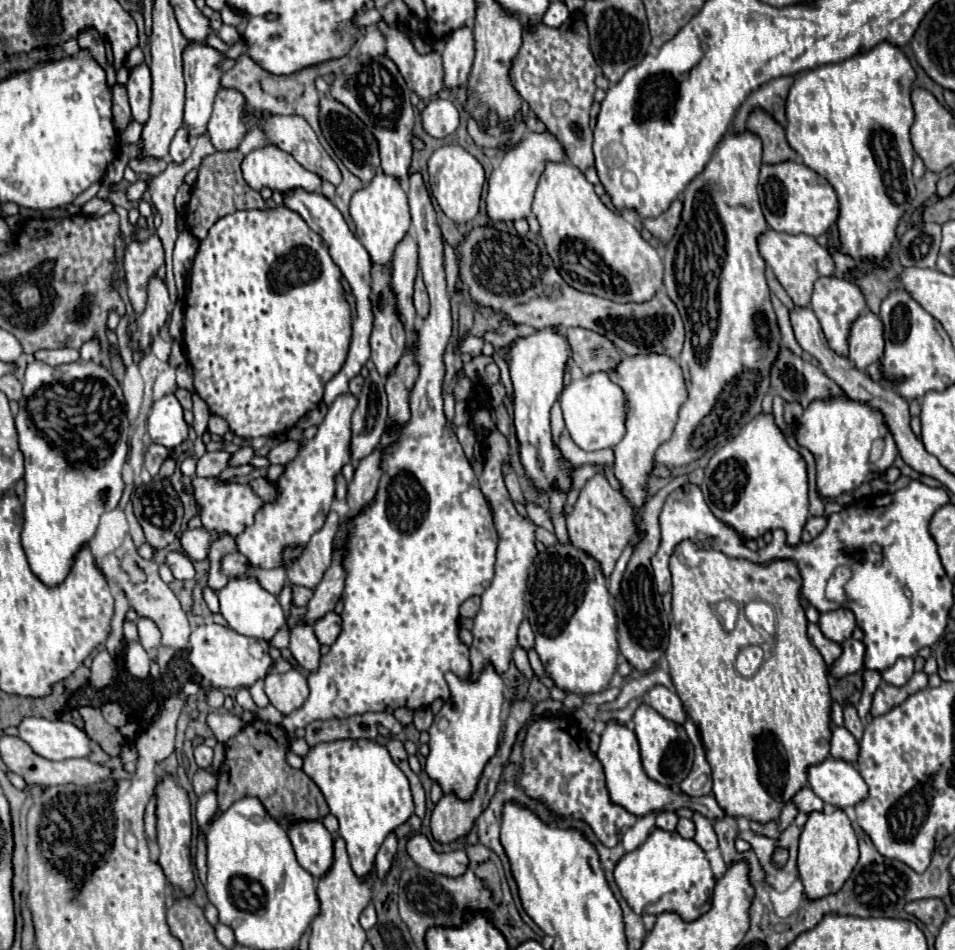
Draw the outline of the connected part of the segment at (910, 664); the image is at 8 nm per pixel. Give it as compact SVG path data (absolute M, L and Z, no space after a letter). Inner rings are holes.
M898 658L894 666L880 672L882 680L892 686L904 686L914 672L914 660L912 658Z

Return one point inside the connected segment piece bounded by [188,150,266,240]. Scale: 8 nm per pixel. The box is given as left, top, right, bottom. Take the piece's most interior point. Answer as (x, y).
(220, 189)

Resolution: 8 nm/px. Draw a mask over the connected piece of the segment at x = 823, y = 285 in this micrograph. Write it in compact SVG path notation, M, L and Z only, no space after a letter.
M820 276L814 282L814 290L812 290L812 298L810 298L810 308L814 310L822 332L826 336L826 342L830 346L830 350L834 350L840 356L848 356L848 334L852 324L856 322L856 318L866 310L866 300L862 290L844 278L838 276Z

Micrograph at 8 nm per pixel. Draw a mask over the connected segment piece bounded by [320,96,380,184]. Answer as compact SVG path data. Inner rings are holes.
M322 96L320 98L320 128L322 128L326 142L332 146L334 154L342 160L342 164L354 176L358 176L364 184L368 184L368 180L372 180L372 176L380 168L380 156L378 156L378 144L374 136L368 132L368 128L364 126L364 122L338 100L330 96Z

